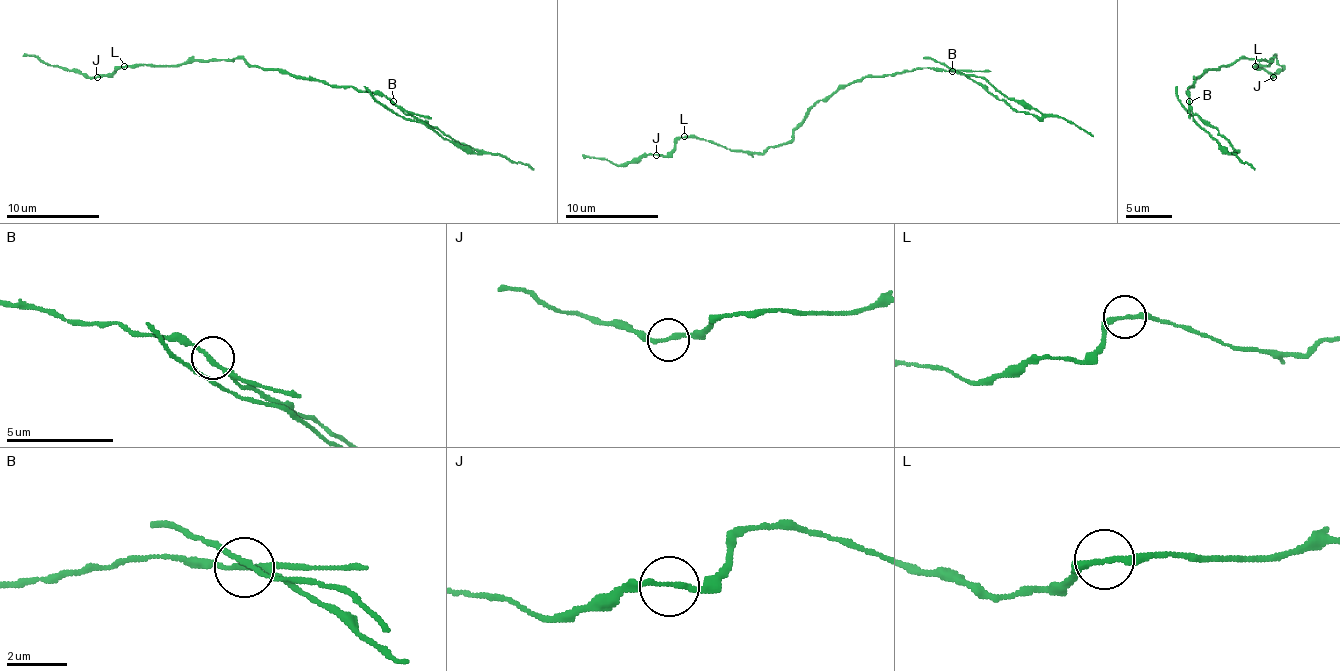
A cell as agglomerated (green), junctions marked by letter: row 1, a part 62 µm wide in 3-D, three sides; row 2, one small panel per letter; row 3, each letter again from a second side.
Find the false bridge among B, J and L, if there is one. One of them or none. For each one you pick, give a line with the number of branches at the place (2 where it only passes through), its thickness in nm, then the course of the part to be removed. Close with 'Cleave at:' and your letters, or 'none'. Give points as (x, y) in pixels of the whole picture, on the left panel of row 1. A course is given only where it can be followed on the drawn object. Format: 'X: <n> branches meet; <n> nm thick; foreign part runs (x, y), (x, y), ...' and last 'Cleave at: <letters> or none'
B: 2 branches meet; 160 nm thick; foreign part runs (393, 100), (403, 110), (458, 142), (500, 154), (532, 170)
Cleave at: B

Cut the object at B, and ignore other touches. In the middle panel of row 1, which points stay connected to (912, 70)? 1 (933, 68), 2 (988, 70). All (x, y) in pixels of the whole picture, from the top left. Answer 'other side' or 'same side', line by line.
1: same side
2: same side

